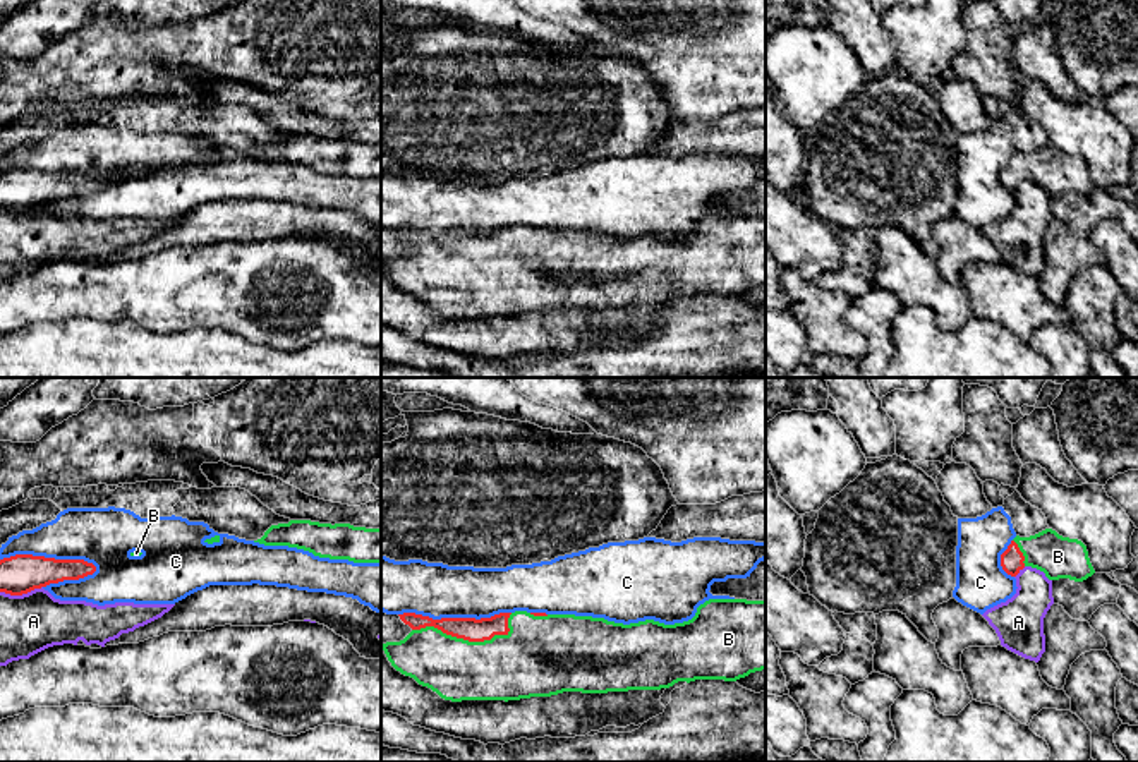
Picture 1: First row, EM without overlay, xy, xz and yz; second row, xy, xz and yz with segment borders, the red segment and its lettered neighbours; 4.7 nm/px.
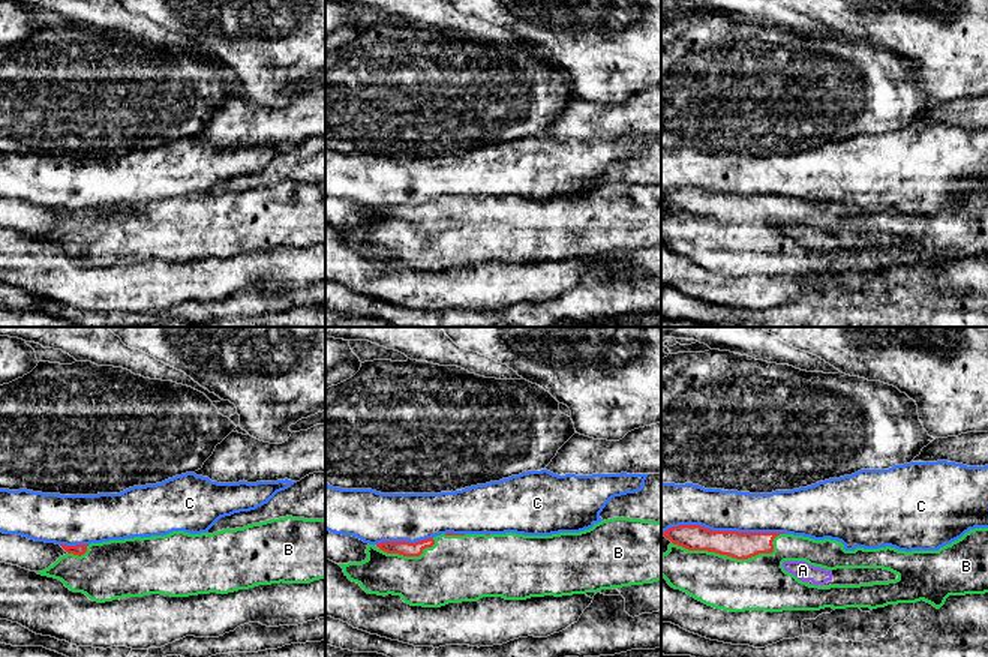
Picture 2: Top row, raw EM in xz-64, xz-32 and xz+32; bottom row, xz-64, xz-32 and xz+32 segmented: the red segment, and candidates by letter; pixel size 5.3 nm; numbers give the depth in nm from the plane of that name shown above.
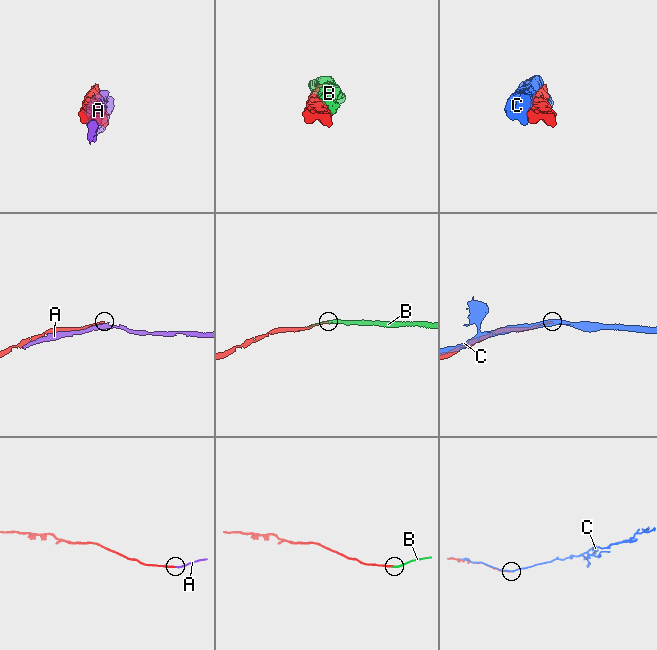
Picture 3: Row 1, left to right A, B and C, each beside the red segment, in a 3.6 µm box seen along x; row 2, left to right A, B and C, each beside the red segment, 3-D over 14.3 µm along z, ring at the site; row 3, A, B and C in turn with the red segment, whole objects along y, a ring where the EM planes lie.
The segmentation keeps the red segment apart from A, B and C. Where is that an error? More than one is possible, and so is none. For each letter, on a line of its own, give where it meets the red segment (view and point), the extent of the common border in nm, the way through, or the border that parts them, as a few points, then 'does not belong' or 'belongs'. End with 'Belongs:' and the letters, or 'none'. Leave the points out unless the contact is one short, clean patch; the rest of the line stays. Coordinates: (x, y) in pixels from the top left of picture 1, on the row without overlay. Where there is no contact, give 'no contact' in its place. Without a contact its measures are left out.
A: contact yz (1018, 187); length 80 nm; does not belong
B: contact xz (469, 256); length 480 nm; belongs
C: contact xy (50, 174); length 460 nm; does not belong
Belongs: B

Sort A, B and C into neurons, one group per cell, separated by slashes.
A / B / C

